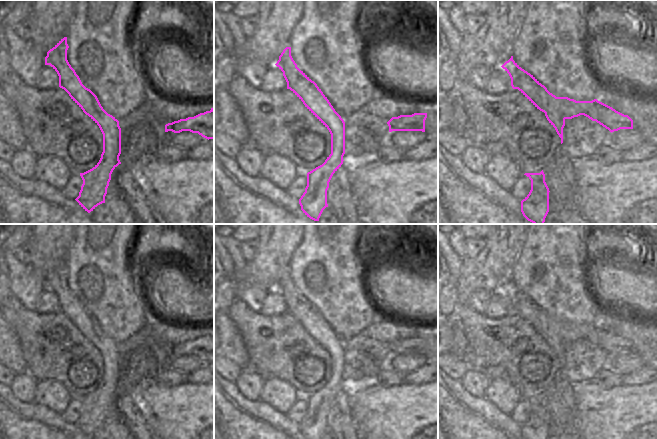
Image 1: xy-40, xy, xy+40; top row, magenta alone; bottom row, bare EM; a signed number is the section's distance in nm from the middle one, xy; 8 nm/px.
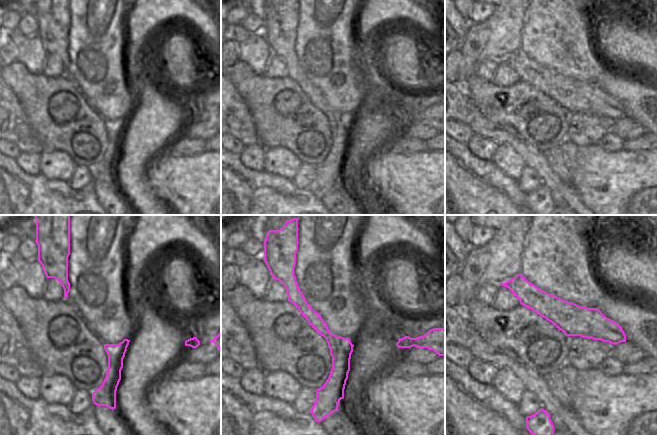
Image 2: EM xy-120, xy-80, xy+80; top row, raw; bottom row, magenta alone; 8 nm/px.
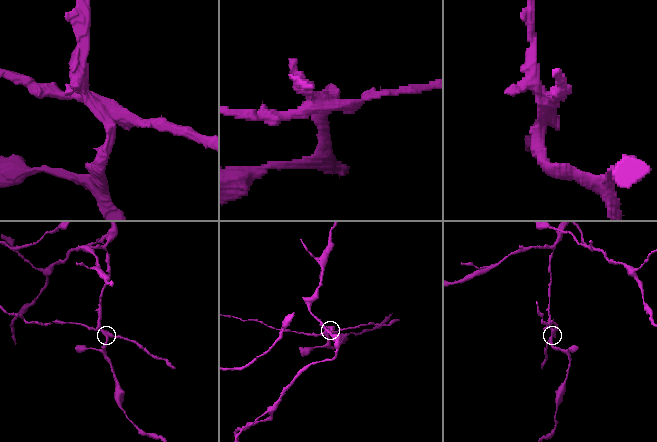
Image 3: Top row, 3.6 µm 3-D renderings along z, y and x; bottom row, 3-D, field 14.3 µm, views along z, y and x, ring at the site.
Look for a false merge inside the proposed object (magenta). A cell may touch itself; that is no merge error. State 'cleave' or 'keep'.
cleave

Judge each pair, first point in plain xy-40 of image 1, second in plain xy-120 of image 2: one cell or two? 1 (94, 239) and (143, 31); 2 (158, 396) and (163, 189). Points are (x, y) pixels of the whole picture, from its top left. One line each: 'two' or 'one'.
1: two
2: one

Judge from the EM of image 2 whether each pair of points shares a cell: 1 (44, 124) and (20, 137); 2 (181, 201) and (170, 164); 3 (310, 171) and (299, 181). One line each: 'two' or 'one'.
1: two
2: one
3: one

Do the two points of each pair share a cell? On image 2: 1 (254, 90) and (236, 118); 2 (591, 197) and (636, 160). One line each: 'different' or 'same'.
1: different
2: same

